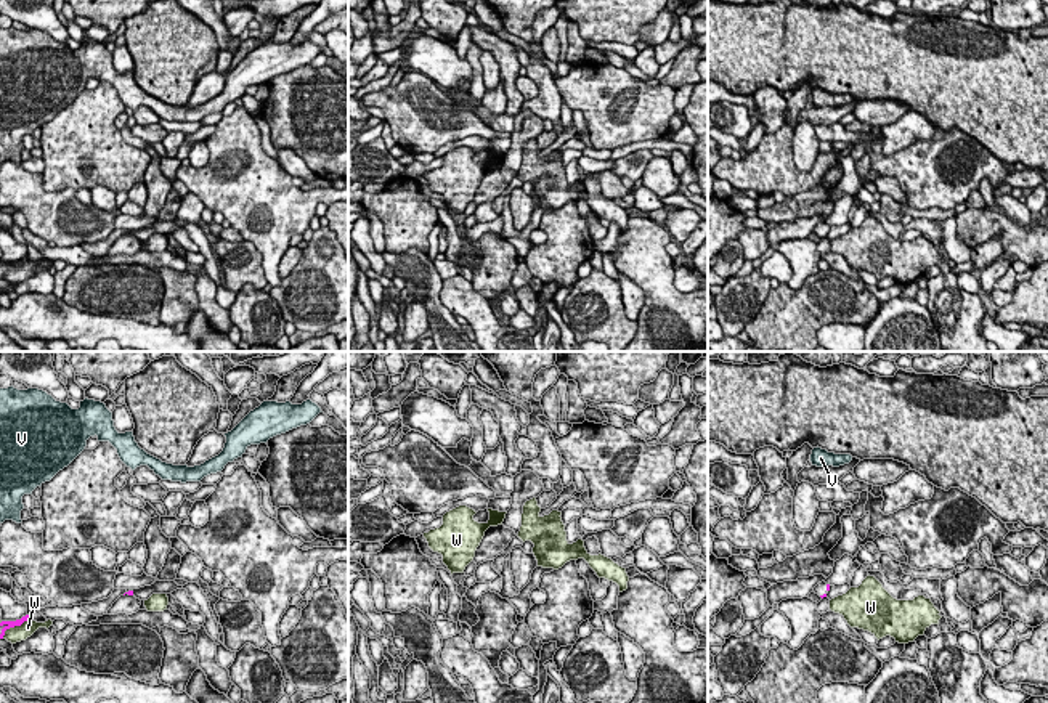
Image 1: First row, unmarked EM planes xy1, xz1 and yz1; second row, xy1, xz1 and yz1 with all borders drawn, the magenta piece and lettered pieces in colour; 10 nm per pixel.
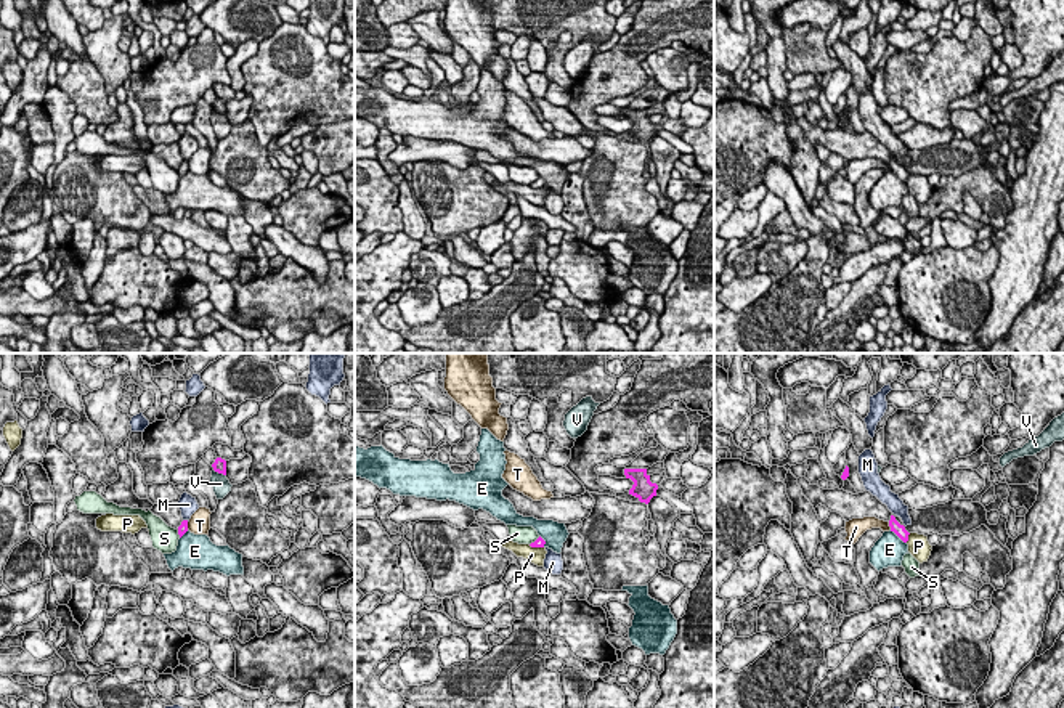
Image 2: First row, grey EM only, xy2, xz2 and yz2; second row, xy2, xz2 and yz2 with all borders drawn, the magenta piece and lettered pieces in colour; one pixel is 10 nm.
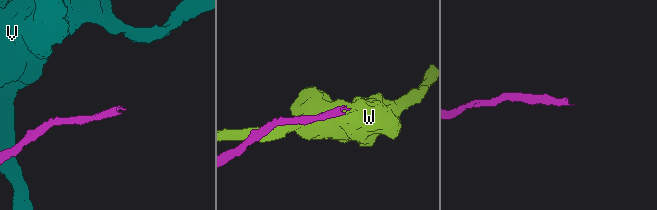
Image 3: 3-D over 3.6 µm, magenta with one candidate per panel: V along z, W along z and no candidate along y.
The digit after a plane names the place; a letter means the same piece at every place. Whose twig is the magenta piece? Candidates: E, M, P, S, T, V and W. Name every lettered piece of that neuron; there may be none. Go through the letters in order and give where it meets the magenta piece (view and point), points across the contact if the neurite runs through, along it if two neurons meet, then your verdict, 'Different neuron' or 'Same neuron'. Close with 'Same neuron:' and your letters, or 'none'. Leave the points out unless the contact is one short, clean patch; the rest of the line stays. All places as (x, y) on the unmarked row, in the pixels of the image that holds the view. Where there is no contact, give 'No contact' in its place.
E: Touches magenta at yz2 (897, 175). Boundary: yz2 (889, 170), (905, 183). Different neuron
M: Touches magenta at xy2 (186, 161). Different neuron
P: Touches magenta at yz2 (907, 179). Boundary: yz2 (910, 174), (905, 182). Different neuron
S: Touches magenta at xz2 (536, 180). Boundary: xz2 (540, 177), (530, 185). Different neuron
T: Touches magenta at yz2 (889, 166). Boundary: yz2 (888, 162), (891, 169). Different neuron
V: Touches magenta at xy2 (220, 113). Different neuron
W: Touches magenta at xy1 (13, 267). Boundary: xy1 (29, 259), (10, 267), (2, 278). Different neuron
Same neuron: none

